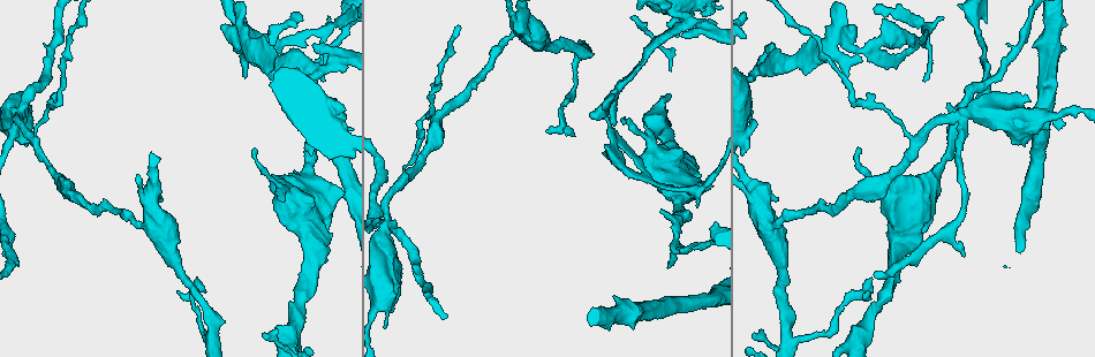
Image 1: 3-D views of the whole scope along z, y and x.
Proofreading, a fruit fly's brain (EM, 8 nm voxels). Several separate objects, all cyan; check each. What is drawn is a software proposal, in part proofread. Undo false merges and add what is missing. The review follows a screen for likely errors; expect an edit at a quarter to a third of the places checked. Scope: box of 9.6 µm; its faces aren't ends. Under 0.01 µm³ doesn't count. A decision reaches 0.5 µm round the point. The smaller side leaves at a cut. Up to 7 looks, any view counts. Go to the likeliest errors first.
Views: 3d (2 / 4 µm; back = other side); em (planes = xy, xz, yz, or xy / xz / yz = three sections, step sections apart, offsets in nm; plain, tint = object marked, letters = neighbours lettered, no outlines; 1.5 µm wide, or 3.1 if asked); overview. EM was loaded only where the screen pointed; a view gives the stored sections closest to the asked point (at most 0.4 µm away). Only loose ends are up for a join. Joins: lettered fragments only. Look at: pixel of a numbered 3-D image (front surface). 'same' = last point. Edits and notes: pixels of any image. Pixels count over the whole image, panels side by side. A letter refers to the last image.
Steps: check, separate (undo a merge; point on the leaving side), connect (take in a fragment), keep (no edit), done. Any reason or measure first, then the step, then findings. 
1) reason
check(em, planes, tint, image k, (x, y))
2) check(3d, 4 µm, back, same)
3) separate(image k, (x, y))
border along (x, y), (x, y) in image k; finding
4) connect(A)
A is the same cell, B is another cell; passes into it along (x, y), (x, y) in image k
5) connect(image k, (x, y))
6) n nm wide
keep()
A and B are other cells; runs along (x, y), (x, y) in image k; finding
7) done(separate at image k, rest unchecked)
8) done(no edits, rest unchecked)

four arms meet
check(3d, 4 µm, image 1, (388, 228))

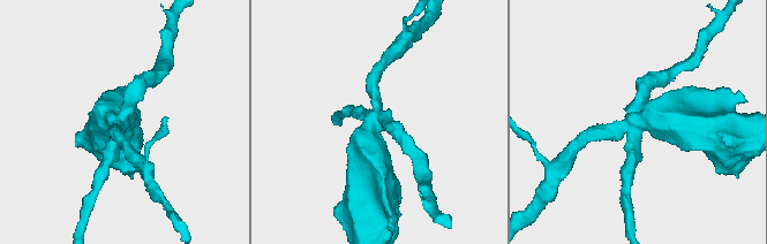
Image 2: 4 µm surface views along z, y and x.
4 arms; shape alone is not enough
check(em, planes, tint, image 2, (636, 125))

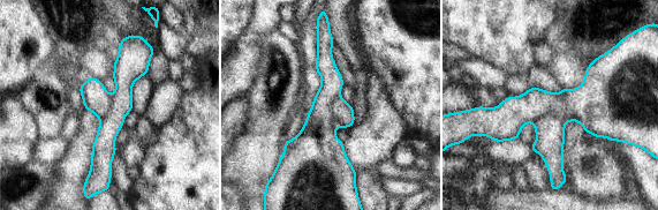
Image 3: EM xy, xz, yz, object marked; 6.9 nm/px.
check(em, planes, letters, same)

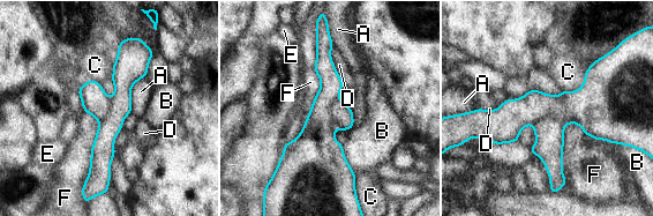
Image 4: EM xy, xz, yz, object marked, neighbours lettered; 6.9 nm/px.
200 nm wide
separate(image 4, (343, 117))
A, B, C, D, E and F are other cells; the part that leaves runs along (126, 44), (103, 180) in image 4; two neurons meet here

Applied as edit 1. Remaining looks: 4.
an open end
check(3d, 4 µm, image 1, (948, 105))

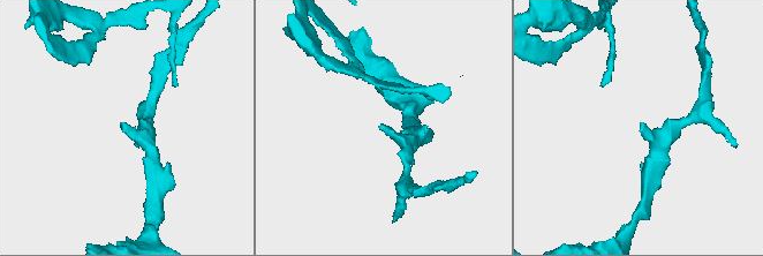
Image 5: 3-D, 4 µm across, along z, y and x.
need the tissue
check(em, planes, letters, image 5, (643, 124))

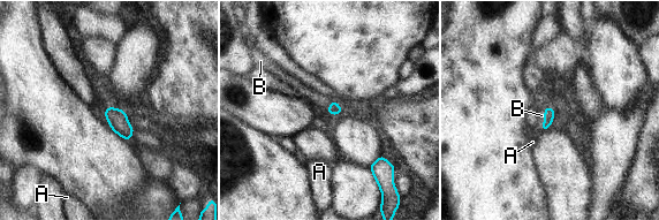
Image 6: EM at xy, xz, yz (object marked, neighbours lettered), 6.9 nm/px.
B touches over 140 nm
connect(B)
B is the same cell, A is another cell; passes into it along (548, 112), (545, 116), (542, 115) in image 6; it goes on there

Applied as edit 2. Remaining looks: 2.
done(separate at image 4, connect at image 6, rest unchecked)

